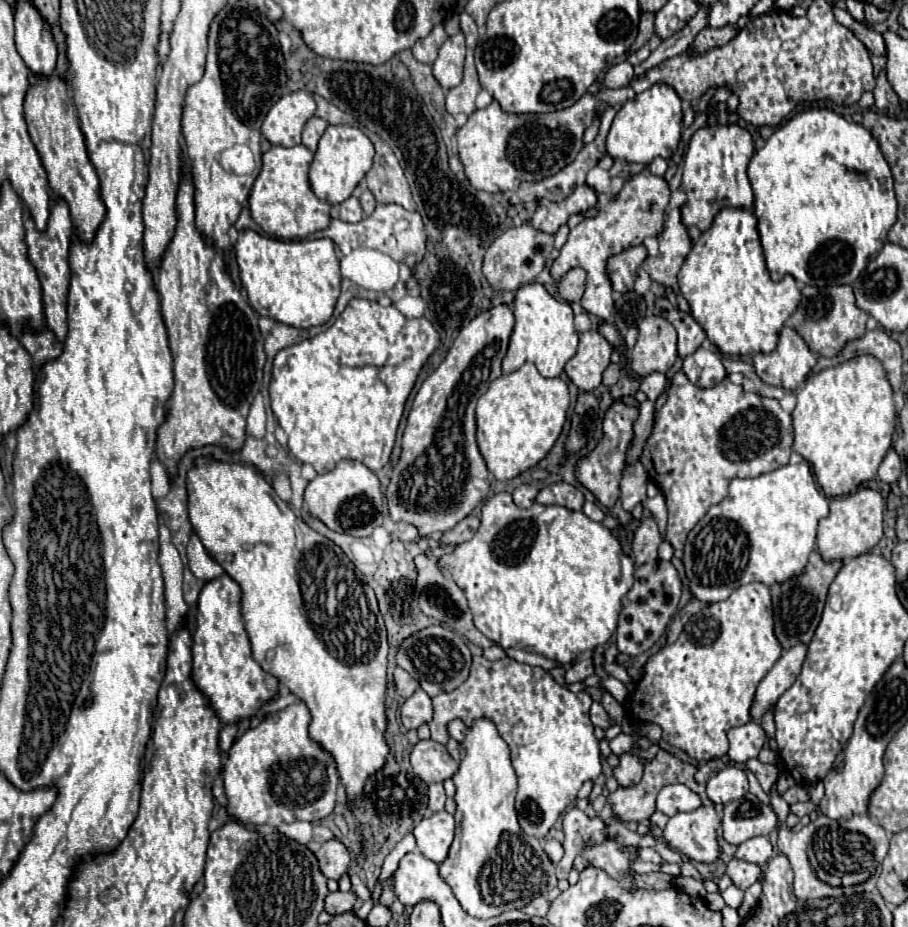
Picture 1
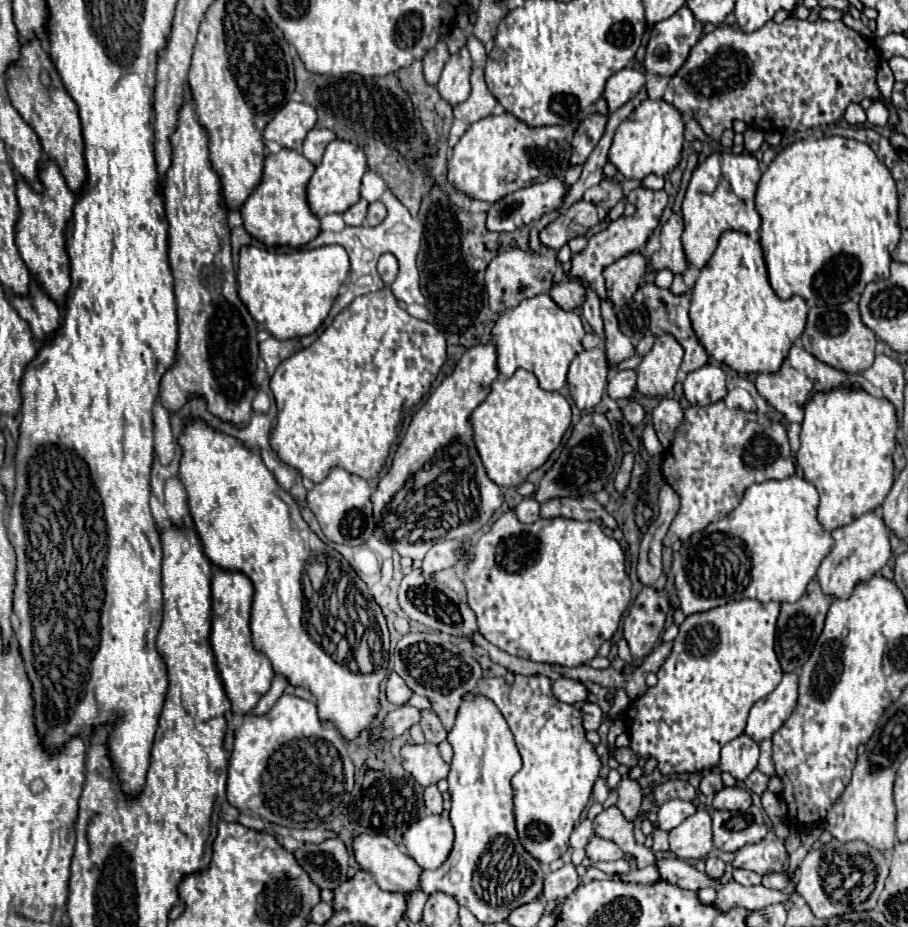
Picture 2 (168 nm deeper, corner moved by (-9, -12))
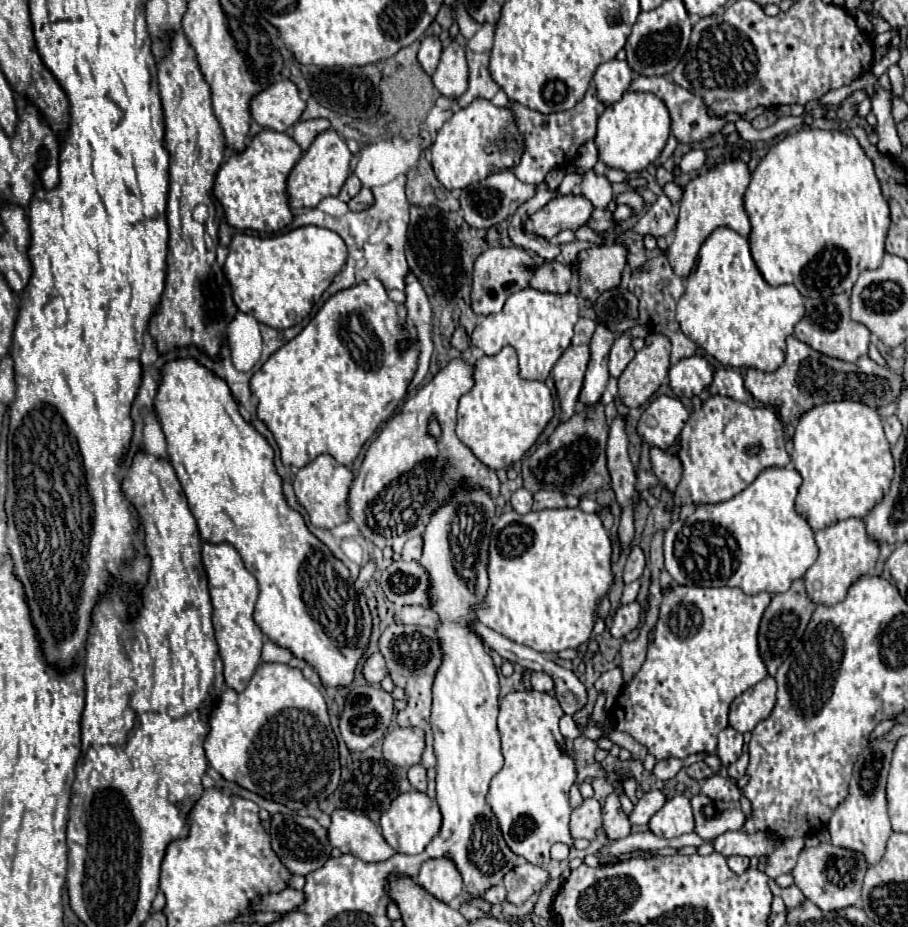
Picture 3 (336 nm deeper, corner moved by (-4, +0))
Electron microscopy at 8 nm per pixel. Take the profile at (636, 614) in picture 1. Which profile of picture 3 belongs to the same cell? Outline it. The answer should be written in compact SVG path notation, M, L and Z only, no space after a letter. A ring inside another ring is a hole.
M631 602L631 604L615 610L615 614L611 616L611 626L609 626L611 636L617 640L625 638L625 634L629 634L633 628L639 626L641 614L643 614L643 606L637 602Z

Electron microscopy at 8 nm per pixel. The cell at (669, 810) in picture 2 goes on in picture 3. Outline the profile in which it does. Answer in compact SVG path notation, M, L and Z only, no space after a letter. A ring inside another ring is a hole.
M649 790L649 792L645 792L645 794L637 800L633 812L629 814L631 826L645 826L645 824L649 822L649 818L653 816L653 812L657 812L657 808L661 808L661 804L665 804L665 800L667 800L665 794L659 792L659 790Z

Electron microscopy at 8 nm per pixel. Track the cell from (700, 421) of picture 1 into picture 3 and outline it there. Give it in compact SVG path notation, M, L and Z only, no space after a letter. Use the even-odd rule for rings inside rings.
M711 396L701 404L701 408L691 412L691 418L687 420L679 436L679 446L681 450L677 452L677 456L683 462L683 476L675 488L675 506L715 504L721 500L729 500L741 490L745 490L765 468L771 468L771 466L783 468L789 464L789 454L785 450L783 424L777 418L777 414L767 406L751 408L747 404L737 404L727 396Z

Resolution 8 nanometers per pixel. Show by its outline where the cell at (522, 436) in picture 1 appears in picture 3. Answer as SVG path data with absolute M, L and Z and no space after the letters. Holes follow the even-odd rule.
M503 346L493 356L481 356L473 364L473 388L459 398L459 410L457 410L457 438L471 448L471 452L489 468L511 468L521 456L531 448L531 444L539 438L539 434L545 430L547 422L553 418L553 398L549 388L543 382L535 380L523 380L519 376L517 366L517 354L513 346Z

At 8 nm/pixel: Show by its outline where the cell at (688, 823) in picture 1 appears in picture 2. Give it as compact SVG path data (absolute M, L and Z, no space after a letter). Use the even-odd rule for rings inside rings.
M698 808L694 816L686 818L680 826L670 830L668 840L670 840L670 850L682 860L706 858L714 846L710 814Z

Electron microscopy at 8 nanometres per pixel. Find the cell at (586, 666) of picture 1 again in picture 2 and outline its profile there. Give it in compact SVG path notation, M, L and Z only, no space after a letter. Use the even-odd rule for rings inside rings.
M562 678L554 682L554 696L566 704L584 704L588 700L588 688L580 680Z

